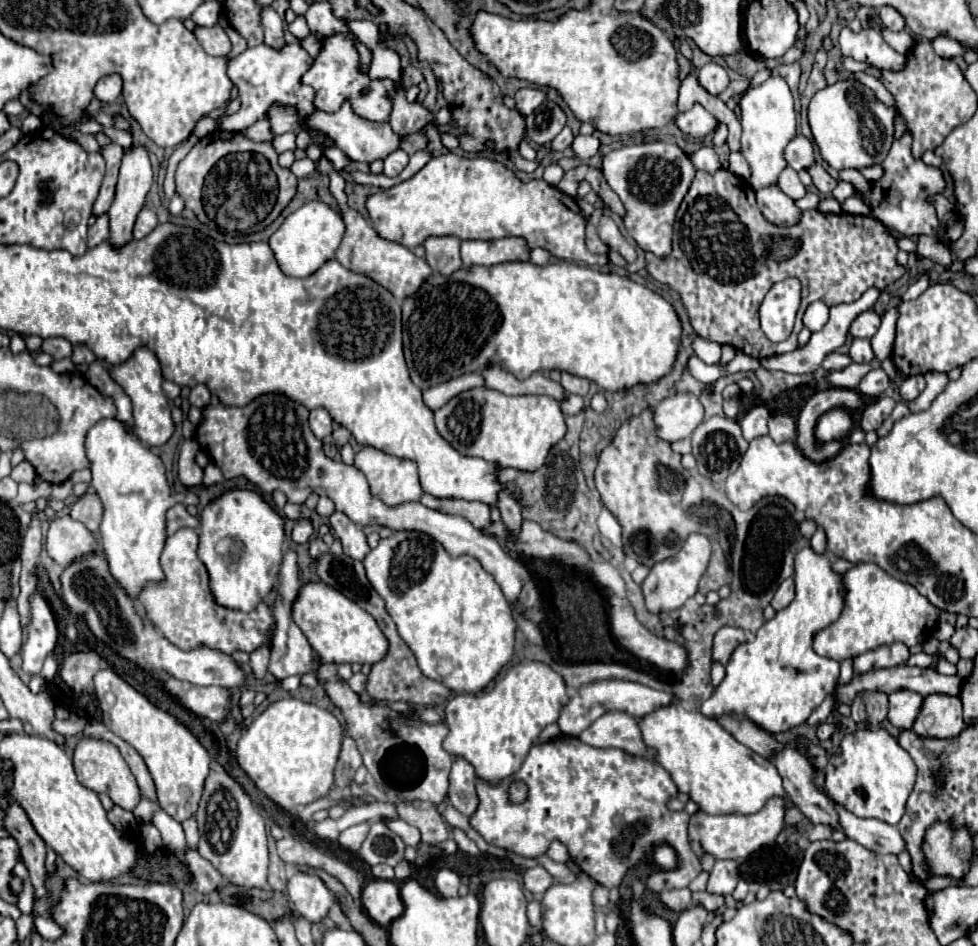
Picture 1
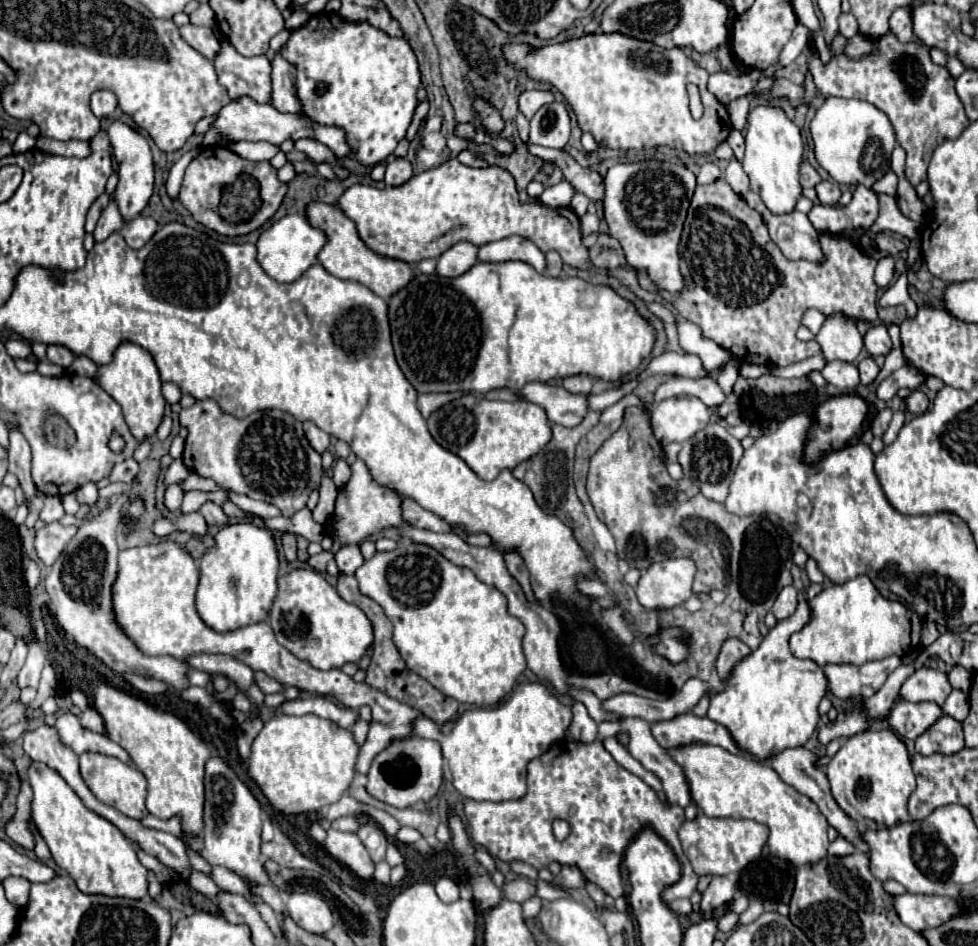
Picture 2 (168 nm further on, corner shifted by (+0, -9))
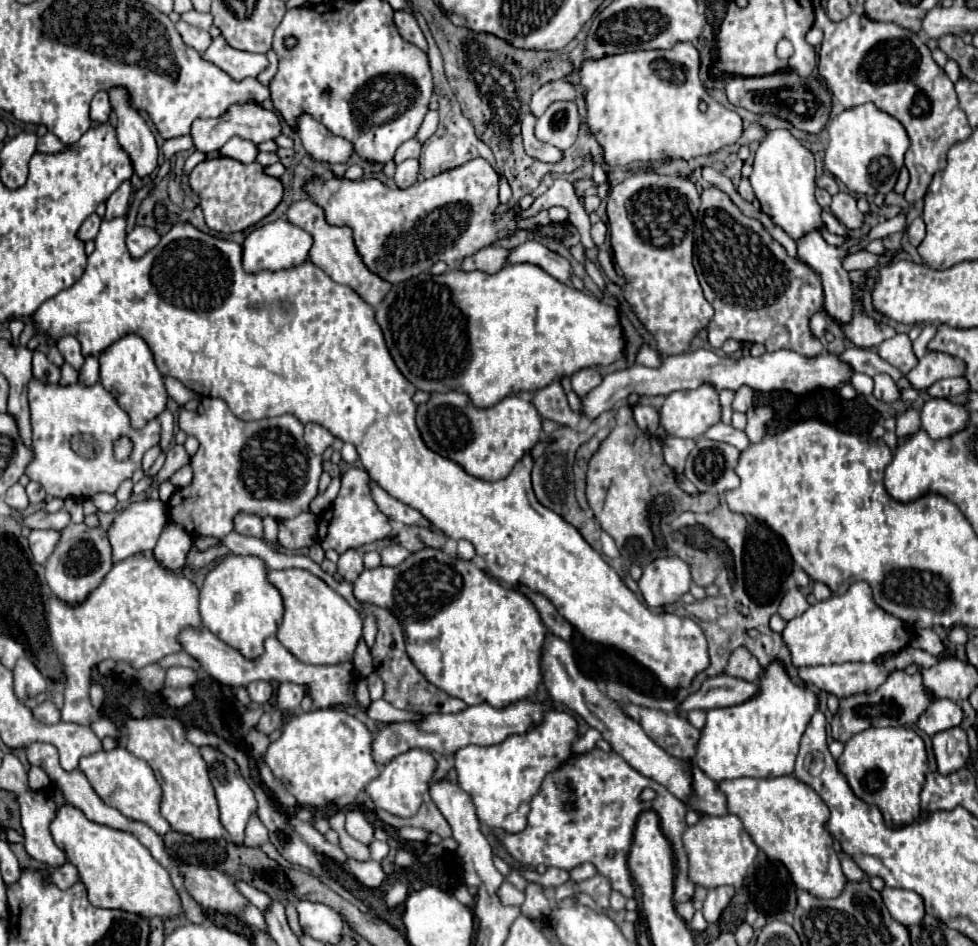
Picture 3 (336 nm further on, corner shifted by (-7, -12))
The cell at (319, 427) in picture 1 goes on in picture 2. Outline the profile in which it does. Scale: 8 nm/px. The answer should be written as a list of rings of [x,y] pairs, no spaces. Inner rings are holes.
[[[305,421],[305,423],[303,423],[303,429],[305,429],[305,437],[309,439],[309,443],[311,443],[311,447],[313,447],[315,451],[323,453],[325,449],[329,449],[329,445],[331,445],[329,433],[325,433],[323,429],[319,429],[319,427],[317,427],[315,423],[311,423],[311,421]]]

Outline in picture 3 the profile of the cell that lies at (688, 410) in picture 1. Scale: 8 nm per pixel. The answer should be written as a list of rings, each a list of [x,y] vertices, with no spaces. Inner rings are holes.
[[[702,384],[696,390],[670,392],[660,408],[660,424],[666,428],[666,434],[698,438],[720,422],[720,412],[718,390],[712,384]]]

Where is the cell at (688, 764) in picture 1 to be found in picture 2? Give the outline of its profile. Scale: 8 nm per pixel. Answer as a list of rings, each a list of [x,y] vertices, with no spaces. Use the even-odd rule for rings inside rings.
[[[705,743],[673,747],[667,749],[667,753],[675,763],[681,765],[691,799],[707,817],[751,819],[765,823],[771,829],[767,839],[771,853],[791,861],[793,865],[817,863],[827,855],[827,819],[811,799],[783,783],[771,767],[761,765],[745,755],[733,755],[723,751],[723,747],[711,747]]]

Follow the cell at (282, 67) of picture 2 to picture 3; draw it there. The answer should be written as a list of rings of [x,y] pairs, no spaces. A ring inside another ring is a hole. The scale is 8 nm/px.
[[[312,118],[298,120],[298,136],[306,152],[320,162],[346,164],[354,152],[352,144],[346,138],[338,138],[330,134],[320,122],[314,122]]]

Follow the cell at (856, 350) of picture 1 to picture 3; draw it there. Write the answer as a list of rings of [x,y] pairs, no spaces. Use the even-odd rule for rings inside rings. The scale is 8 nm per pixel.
[[[876,374],[874,376],[874,398],[882,400],[882,402],[900,400],[900,390],[888,374]]]

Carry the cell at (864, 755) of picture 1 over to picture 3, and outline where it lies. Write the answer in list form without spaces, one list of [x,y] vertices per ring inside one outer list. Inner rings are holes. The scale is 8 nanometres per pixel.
[[[904,726],[868,728],[846,742],[838,758],[838,770],[846,776],[858,798],[882,810],[890,828],[912,824],[920,814],[920,792],[928,772],[926,744],[918,732]]]

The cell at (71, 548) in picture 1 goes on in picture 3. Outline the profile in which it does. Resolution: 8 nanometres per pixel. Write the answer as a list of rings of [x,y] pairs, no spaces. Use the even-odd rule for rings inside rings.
[[[32,530],[28,536],[32,556],[38,564],[44,564],[46,558],[50,556],[50,550],[54,550],[54,542],[58,542],[56,530]]]

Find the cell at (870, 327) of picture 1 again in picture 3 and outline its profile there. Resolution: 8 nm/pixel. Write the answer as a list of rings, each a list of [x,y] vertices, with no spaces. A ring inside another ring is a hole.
[[[896,334],[894,338],[882,342],[878,346],[878,354],[880,354],[880,358],[890,362],[904,374],[908,374],[918,364],[918,358],[914,356],[912,342],[910,342],[908,334]]]

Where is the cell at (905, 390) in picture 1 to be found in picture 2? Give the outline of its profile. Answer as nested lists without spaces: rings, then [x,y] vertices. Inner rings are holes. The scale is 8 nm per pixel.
[[[915,389],[909,393],[909,397],[905,399],[905,405],[907,405],[907,411],[913,413],[913,415],[921,415],[927,407],[929,407],[929,397],[921,391],[921,389]]]

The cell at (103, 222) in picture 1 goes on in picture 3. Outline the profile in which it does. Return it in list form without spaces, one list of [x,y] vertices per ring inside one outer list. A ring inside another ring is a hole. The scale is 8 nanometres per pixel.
[[[124,180],[124,182],[118,186],[118,190],[106,200],[106,220],[110,220],[110,218],[118,218],[118,216],[124,216],[126,210],[128,210],[130,196],[132,196],[130,180]]]

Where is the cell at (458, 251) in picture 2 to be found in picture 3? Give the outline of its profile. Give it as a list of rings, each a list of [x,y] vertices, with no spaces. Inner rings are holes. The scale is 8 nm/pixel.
[[[486,246],[482,250],[478,250],[476,254],[464,258],[462,262],[462,270],[482,270],[486,274],[496,274],[500,268],[504,268],[508,264],[508,256],[510,250],[502,248],[502,246]]]

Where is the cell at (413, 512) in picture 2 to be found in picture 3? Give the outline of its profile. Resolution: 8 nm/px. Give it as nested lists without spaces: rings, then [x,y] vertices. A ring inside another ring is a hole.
[[[370,480],[370,492],[372,492],[372,500],[376,502],[378,510],[390,520],[390,522],[398,522],[398,524],[416,524],[416,526],[430,526],[428,520],[414,508],[410,508],[408,504],[388,496],[386,490],[382,490],[374,480]]]

